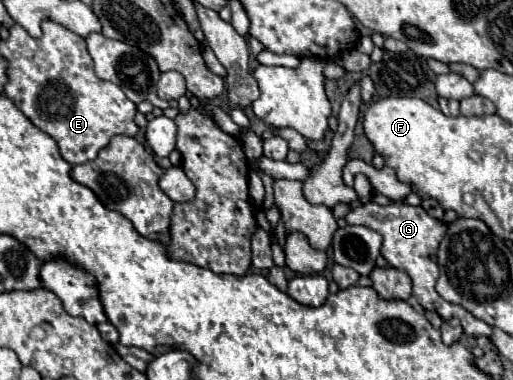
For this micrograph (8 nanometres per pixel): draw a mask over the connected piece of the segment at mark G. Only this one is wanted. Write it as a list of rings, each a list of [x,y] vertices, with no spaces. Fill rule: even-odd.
[[[395,201],[389,205],[377,205],[377,203],[369,203],[369,205],[361,205],[355,211],[351,211],[345,221],[349,225],[365,225],[377,233],[381,233],[383,243],[381,243],[381,255],[387,259],[387,263],[395,269],[405,271],[411,277],[413,283],[413,295],[417,297],[417,301],[423,305],[423,309],[433,309],[443,317],[443,319],[451,319],[457,317],[461,321],[461,327],[465,331],[465,335],[491,335],[491,327],[473,317],[467,309],[463,309],[461,305],[449,303],[445,301],[437,291],[435,291],[435,283],[439,277],[439,267],[429,259],[429,253],[433,253],[437,249],[437,243],[441,243],[441,235],[445,235],[445,225],[443,221],[431,217],[423,207],[411,207],[403,201]]]

